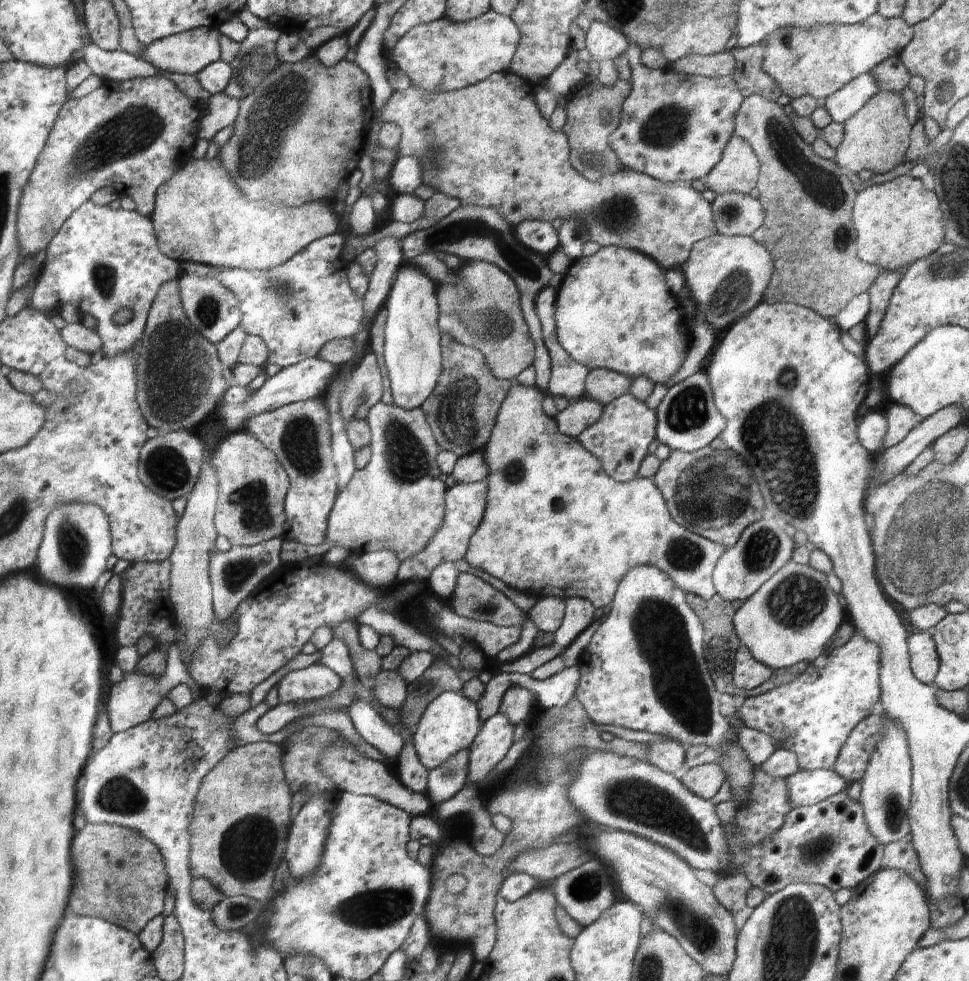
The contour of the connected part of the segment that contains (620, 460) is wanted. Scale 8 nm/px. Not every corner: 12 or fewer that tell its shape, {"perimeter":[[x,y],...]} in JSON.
{"perimeter":[[628,392],[577,440],[620,482],[637,476],[656,411]]}

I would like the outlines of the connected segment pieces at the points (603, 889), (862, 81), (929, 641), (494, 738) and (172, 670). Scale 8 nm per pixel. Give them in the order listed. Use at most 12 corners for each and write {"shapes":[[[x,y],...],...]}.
{"shapes":[[[590,857],[551,883],[558,906],[590,927],[615,903],[614,868]],[[864,73],[822,103],[844,124],[880,91]],[[919,631],[910,640],[912,672],[934,685],[940,662],[935,639]],[[496,713],[469,748],[468,785],[484,788],[514,742]],[[181,649],[162,678],[136,669],[107,694],[114,735],[148,722],[193,674]]]}

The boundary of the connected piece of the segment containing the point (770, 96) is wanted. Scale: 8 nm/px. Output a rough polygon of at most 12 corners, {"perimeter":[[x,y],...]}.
{"perimeter":[[766,46],[732,48],[743,96],[777,101],[776,81],[762,70]]}

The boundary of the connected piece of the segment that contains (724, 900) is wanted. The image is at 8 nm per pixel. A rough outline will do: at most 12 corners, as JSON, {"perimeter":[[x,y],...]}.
{"perimeter":[[720,874],[716,900],[732,916],[747,905],[752,888],[743,874]]}

